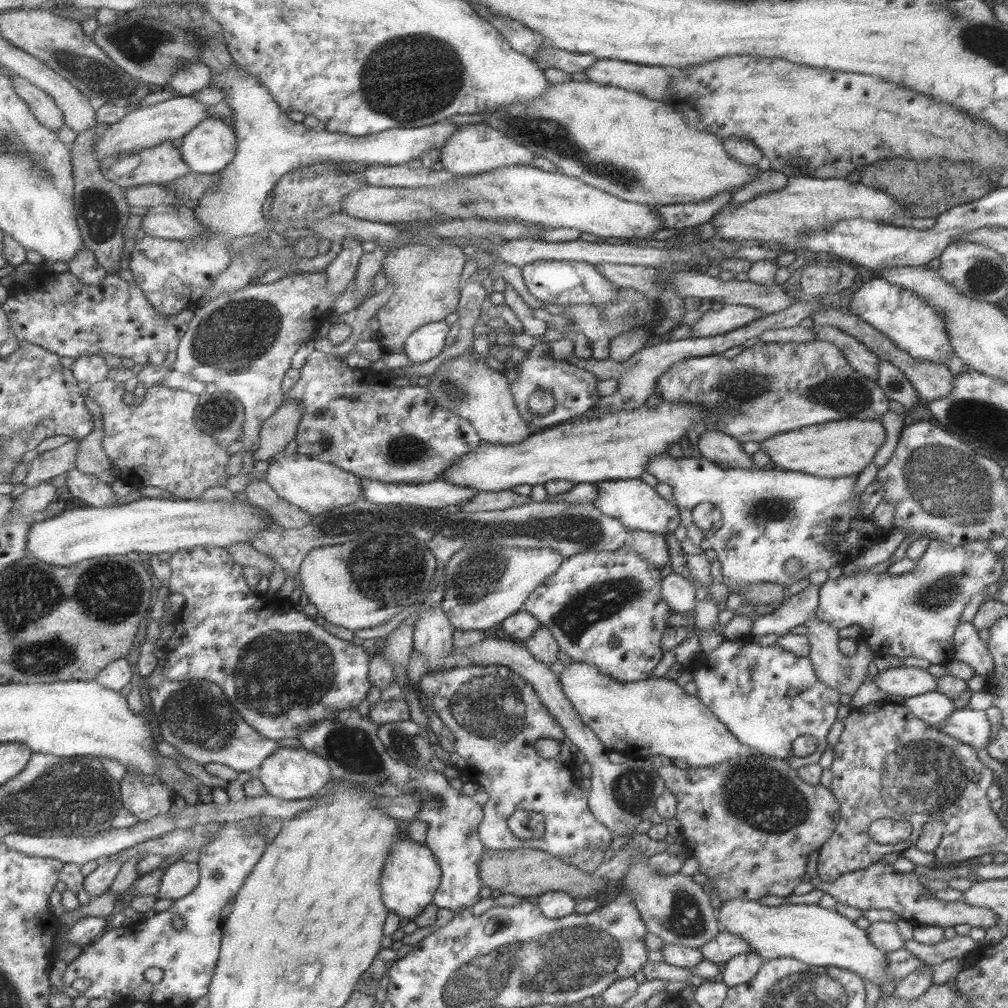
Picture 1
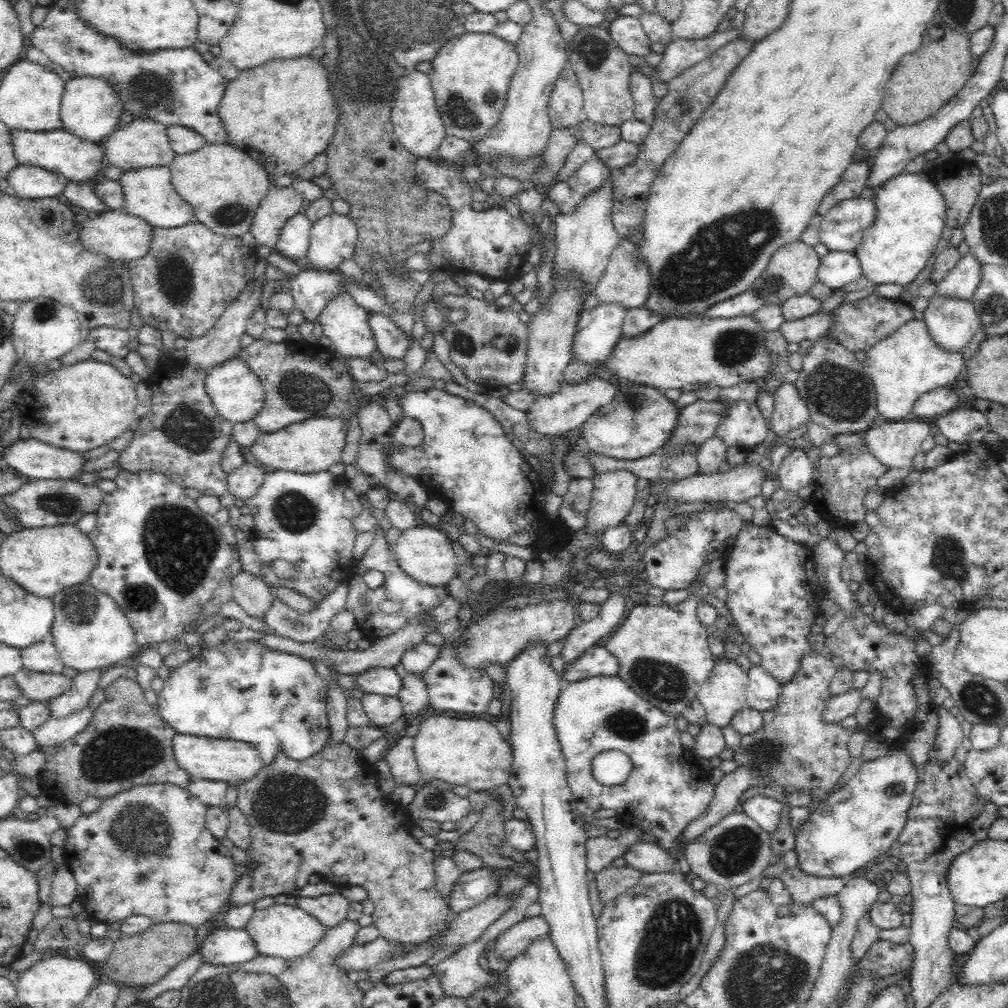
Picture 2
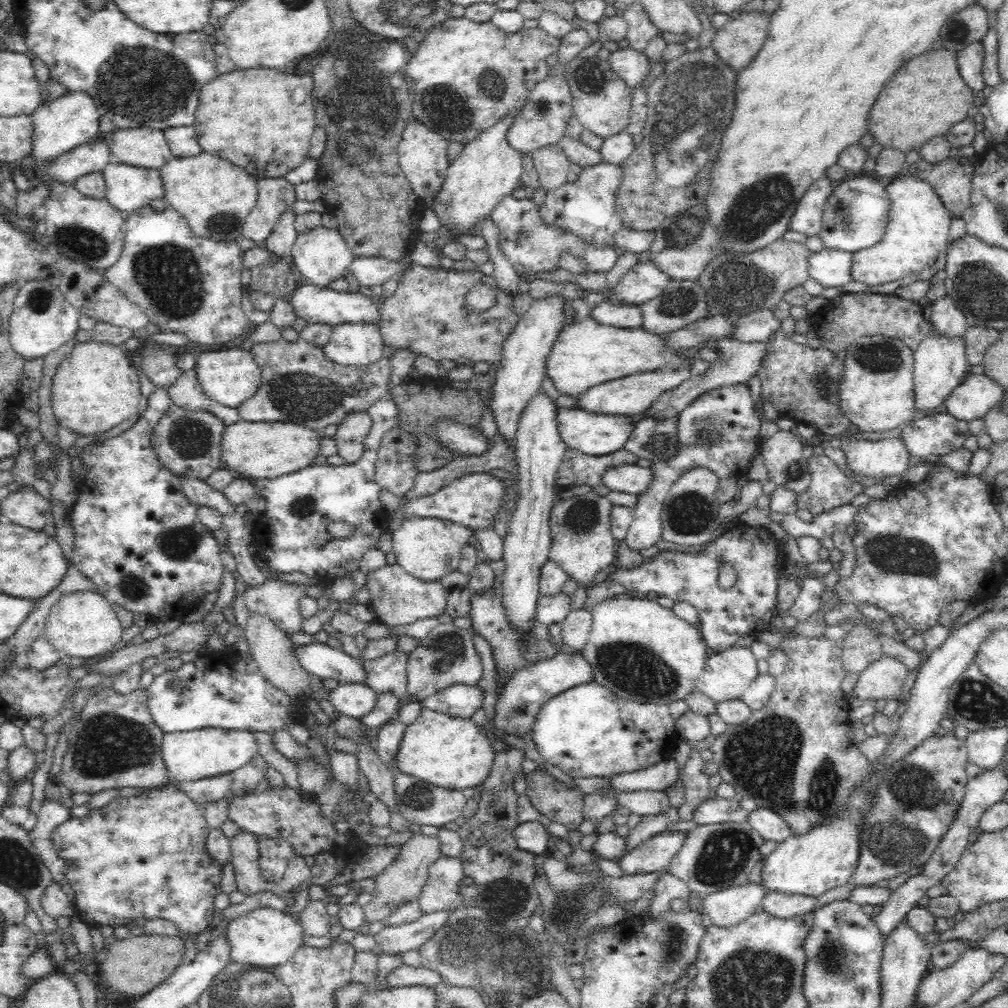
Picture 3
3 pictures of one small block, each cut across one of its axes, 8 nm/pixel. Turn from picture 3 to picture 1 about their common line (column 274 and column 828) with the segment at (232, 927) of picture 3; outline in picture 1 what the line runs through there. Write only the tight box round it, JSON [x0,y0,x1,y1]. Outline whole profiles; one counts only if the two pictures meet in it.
[714,899,897,986]

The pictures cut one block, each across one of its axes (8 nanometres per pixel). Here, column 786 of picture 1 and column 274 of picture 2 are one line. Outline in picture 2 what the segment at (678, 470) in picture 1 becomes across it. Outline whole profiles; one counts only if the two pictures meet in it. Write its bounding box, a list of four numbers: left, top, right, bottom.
[245,470,362,602]

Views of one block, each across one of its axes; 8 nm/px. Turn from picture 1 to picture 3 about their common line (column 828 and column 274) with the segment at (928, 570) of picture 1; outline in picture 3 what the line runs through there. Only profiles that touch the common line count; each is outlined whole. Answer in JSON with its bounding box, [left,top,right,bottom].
[244,576,308,635]

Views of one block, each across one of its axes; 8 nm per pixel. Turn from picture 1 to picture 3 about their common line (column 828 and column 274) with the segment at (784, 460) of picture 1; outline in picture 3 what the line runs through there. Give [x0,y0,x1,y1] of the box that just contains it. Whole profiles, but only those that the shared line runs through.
[220,420,318,479]

